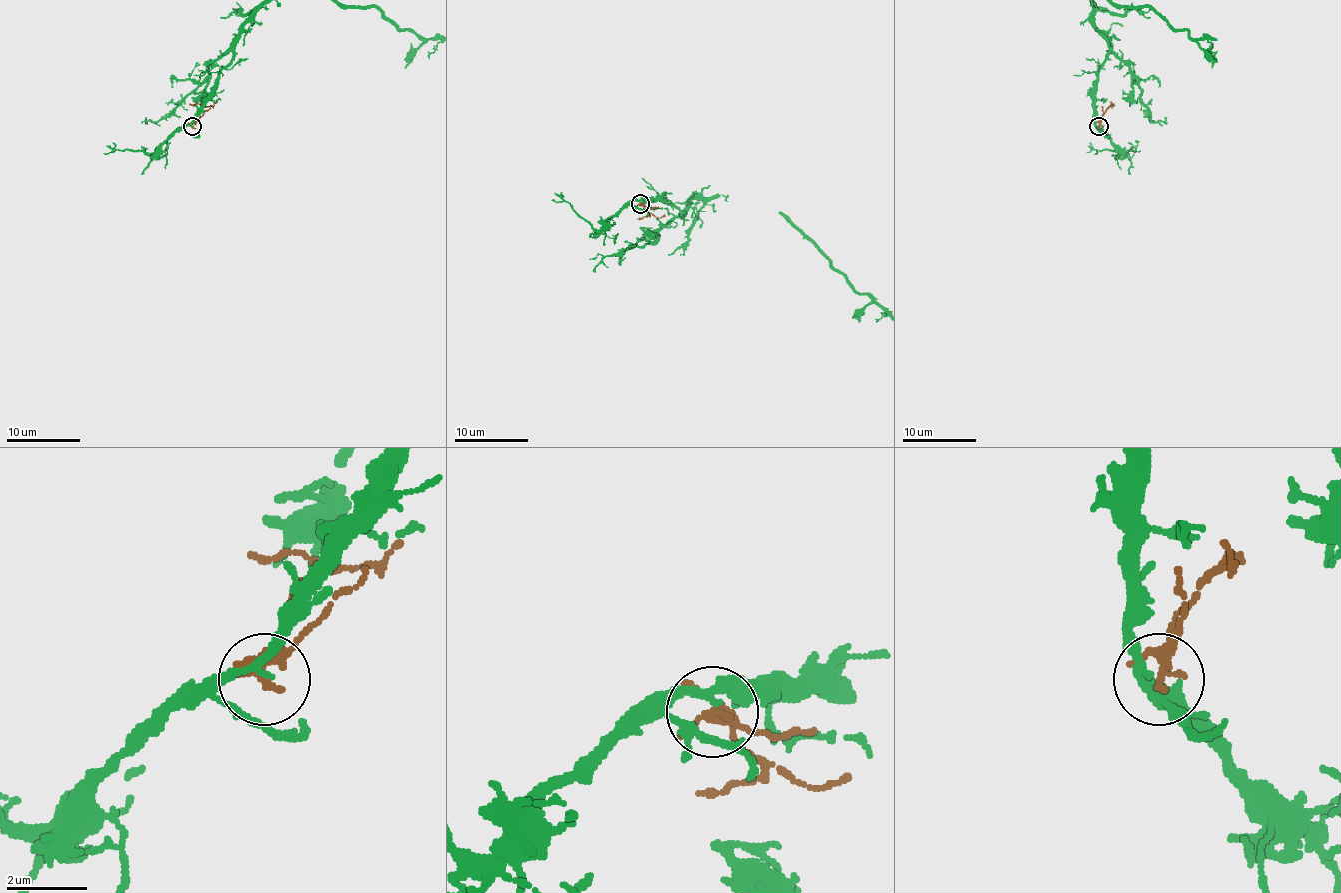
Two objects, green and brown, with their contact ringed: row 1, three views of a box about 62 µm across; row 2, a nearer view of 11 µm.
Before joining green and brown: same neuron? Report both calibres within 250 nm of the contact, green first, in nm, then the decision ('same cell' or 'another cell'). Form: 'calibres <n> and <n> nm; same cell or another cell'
calibres 160 and 200 nm; another cell

